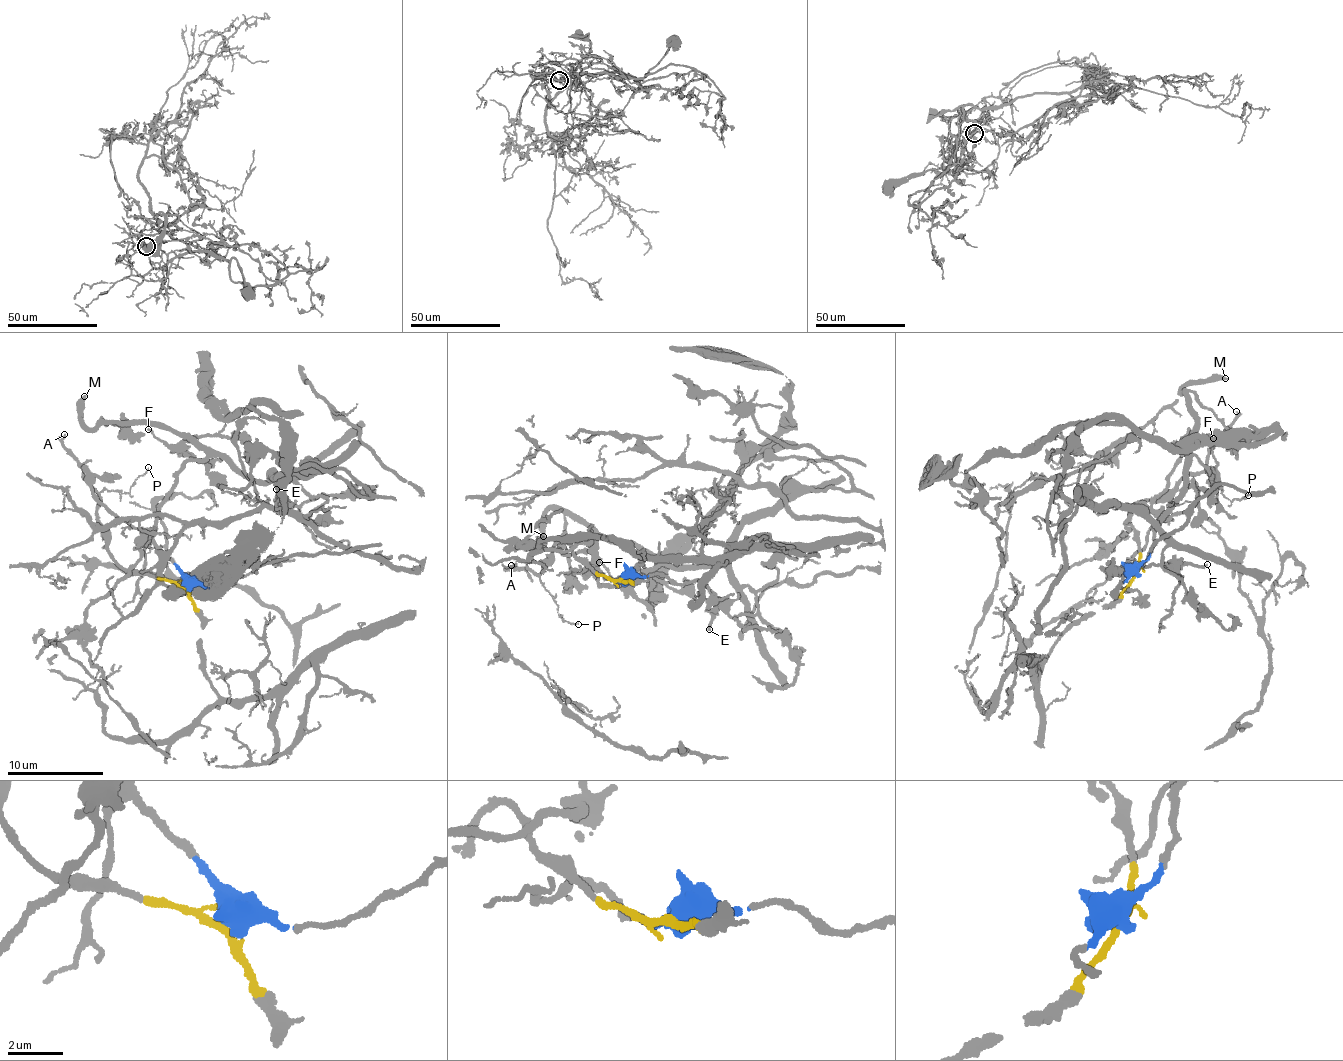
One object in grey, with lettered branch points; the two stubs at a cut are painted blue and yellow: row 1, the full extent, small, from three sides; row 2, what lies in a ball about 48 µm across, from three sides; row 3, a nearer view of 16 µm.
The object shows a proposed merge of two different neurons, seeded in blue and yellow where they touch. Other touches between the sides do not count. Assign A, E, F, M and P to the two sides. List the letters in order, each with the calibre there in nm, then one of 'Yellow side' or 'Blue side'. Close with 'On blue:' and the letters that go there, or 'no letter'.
A: Thickness 190 nm. Yellow side
E: Thickness 190 nm. Blue side
F: Thickness 160 nm. Blue side
M: Thickness 400 nm. Blue side
P: Thickness 110 nm. Yellow side
On blue: E, F, M

